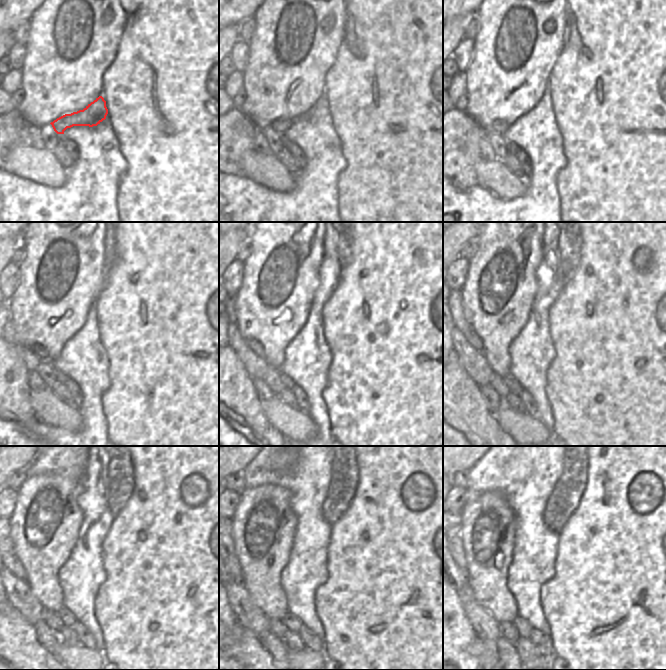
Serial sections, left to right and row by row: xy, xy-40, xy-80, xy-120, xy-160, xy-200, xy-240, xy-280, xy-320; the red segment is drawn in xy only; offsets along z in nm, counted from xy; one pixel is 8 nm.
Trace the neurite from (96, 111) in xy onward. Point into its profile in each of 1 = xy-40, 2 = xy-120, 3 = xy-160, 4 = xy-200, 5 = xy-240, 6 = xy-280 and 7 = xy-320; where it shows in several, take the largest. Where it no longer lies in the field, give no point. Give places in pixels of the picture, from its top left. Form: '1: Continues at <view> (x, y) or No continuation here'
1: Continues at xy-40 (280, 125)
2: Continues at xy-120 (40, 352)
3: Continues at xy-160 (256, 346)
4: Continues at xy-200 (463, 326)
5: Continues at xy-240 (15, 566)
6: Continues at xy-280 (239, 578)
7: Continues at xy-320 (463, 561)

